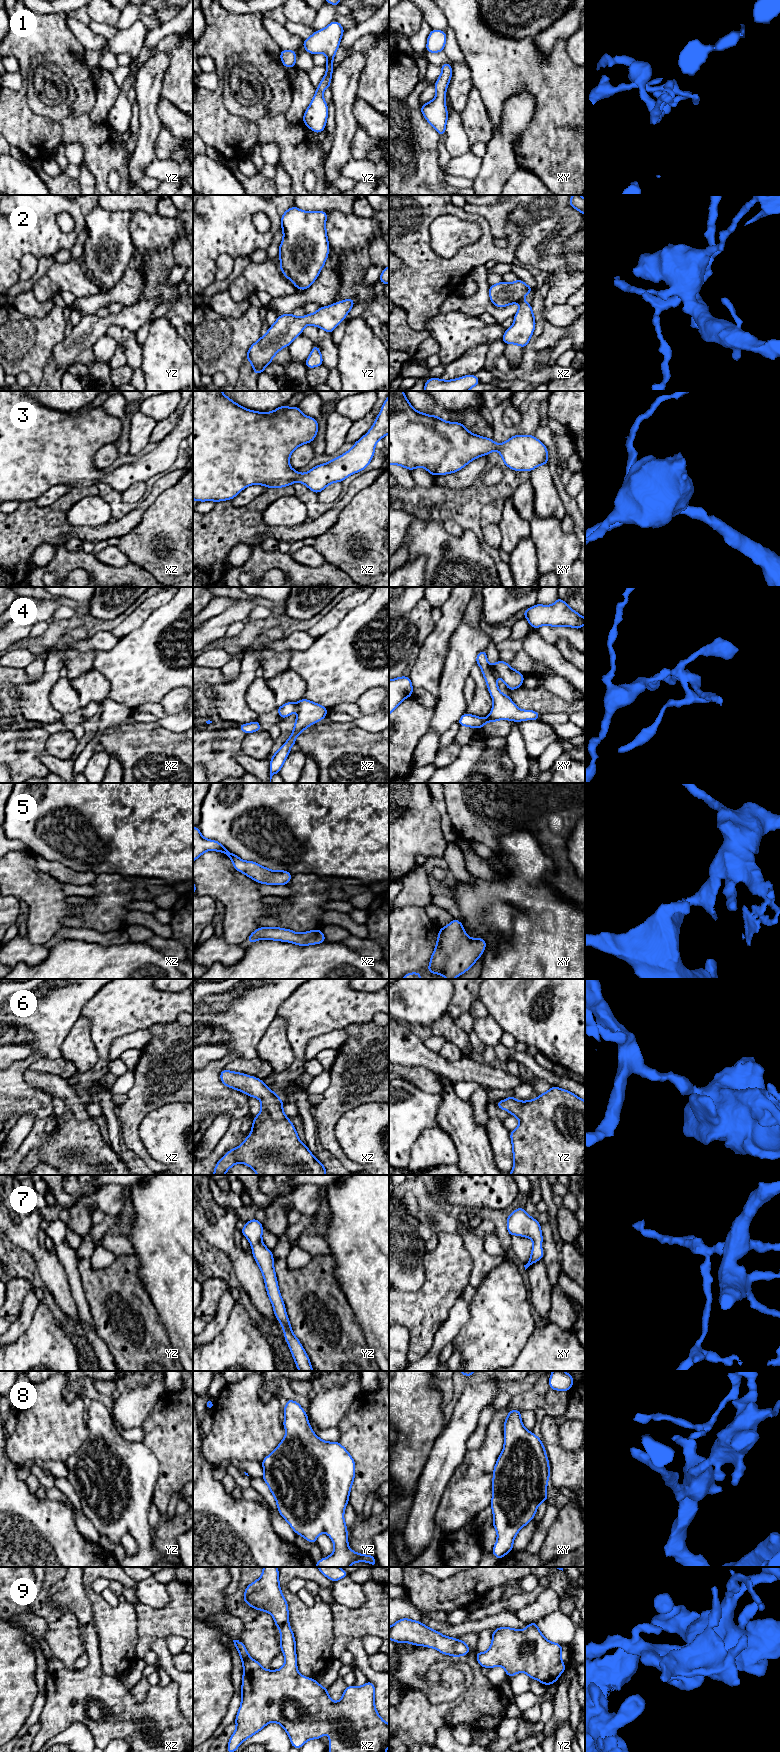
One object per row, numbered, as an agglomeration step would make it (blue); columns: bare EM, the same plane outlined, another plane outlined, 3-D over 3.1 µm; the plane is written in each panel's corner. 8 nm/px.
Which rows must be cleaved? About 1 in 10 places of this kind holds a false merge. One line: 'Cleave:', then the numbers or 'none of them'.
Cleave: 4

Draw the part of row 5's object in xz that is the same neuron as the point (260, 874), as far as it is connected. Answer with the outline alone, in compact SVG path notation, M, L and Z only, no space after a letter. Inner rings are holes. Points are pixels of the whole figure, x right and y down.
M193 827L193 862L209 850L226 854L237 871L260 884L287 885L293 875L286 870L270 870L254 861L243 861L237 855L229 852L220 842L204 838L199 827Z

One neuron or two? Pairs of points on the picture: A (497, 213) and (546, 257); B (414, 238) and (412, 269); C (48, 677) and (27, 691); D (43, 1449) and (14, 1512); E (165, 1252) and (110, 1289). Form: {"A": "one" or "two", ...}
{"A": "one", "B": "one", "C": "one", "D": "two", "E": "two"}

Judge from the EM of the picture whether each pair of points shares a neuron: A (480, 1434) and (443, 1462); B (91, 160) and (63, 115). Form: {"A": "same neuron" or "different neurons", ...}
{"A": "different neurons", "B": "same neuron"}

